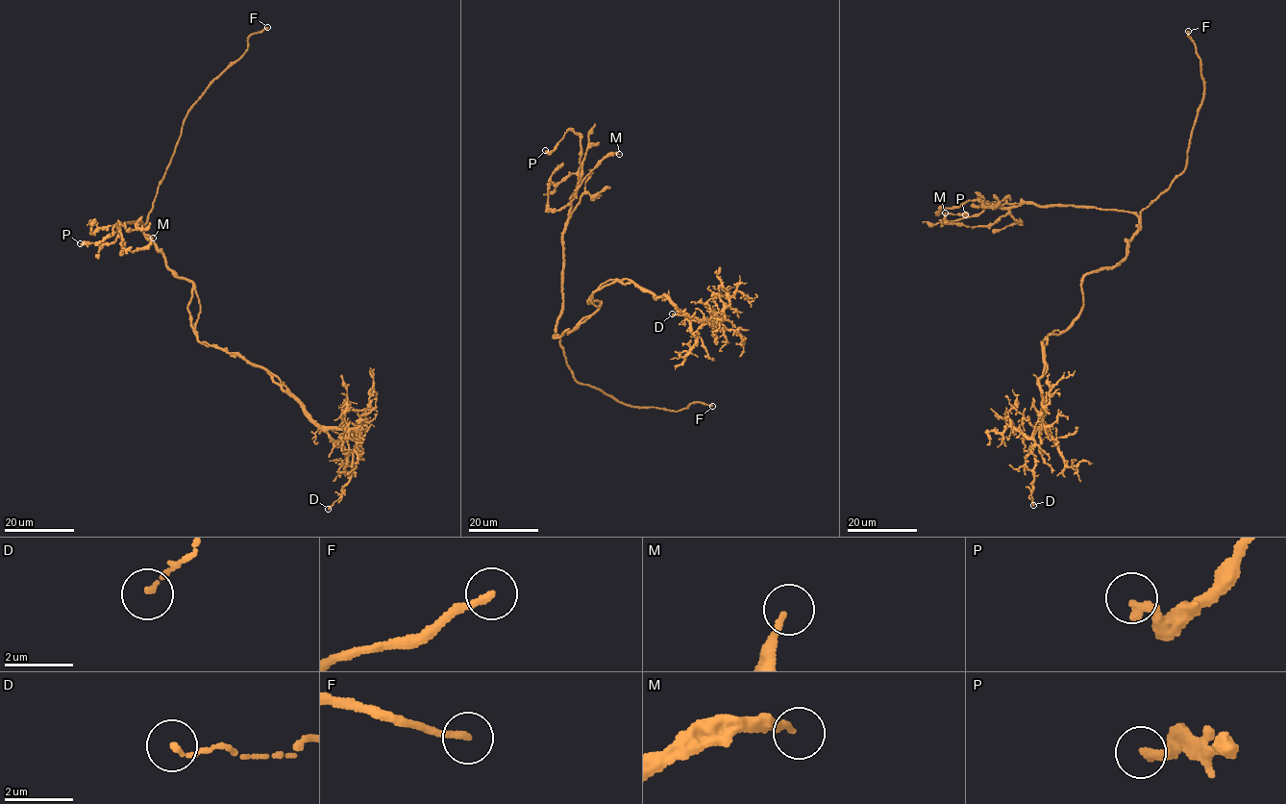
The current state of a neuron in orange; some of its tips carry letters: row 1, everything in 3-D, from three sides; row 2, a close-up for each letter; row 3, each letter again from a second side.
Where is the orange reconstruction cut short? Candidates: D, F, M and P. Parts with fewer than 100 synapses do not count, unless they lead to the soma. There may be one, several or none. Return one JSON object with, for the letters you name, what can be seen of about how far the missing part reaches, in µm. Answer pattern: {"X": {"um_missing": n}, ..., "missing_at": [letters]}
{"F": {"um_missing": 10}, "missing_at": ["F"]}

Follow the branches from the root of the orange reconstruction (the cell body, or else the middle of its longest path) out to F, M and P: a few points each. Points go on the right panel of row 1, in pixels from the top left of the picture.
F: (1088, 274), (1113, 267), (1125, 256), (1141, 212), (1184, 169), (1204, 88), (1188, 31)
M: (1088, 274), (1125, 256), (1139, 228), (1135, 214), (1022, 203), (993, 223), (966, 227), (949, 222), (945, 213)
P: (1088, 274), (1125, 256), (1139, 228), (1135, 214), (1028, 203), (1001, 208), (973, 200), (937, 213), (965, 214)

